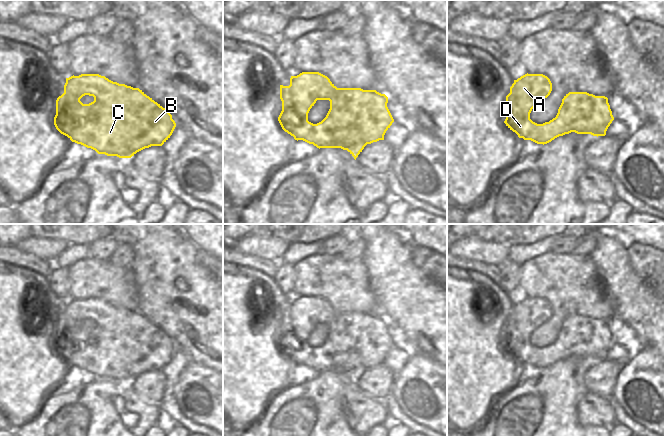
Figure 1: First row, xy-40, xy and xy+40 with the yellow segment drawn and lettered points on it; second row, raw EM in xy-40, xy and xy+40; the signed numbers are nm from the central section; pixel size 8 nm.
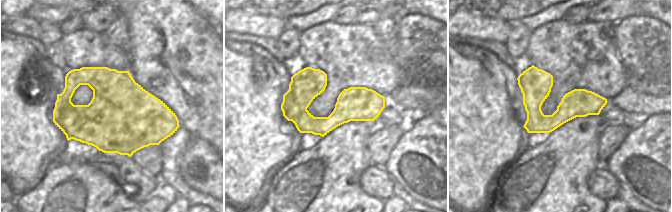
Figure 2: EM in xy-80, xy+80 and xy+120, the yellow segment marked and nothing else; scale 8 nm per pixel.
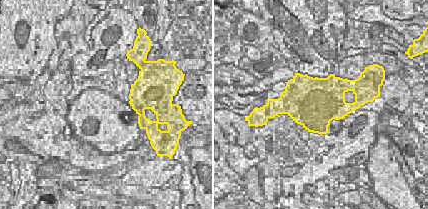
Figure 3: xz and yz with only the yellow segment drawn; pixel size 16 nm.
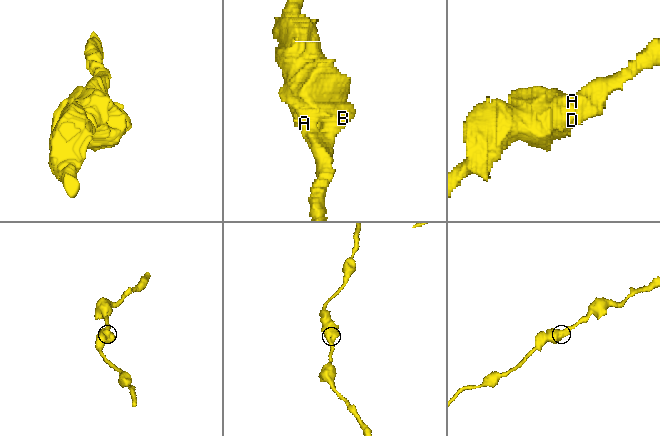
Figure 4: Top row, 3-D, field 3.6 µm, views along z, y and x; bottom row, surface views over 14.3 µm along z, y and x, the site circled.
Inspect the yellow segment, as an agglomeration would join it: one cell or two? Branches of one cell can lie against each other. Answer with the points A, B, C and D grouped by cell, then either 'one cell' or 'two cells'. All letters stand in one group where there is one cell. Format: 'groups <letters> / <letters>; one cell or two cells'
groups A B C D; one cell

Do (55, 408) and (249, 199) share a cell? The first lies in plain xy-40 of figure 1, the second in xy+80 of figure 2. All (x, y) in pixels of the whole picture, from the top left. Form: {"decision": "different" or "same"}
{"decision": "different"}

